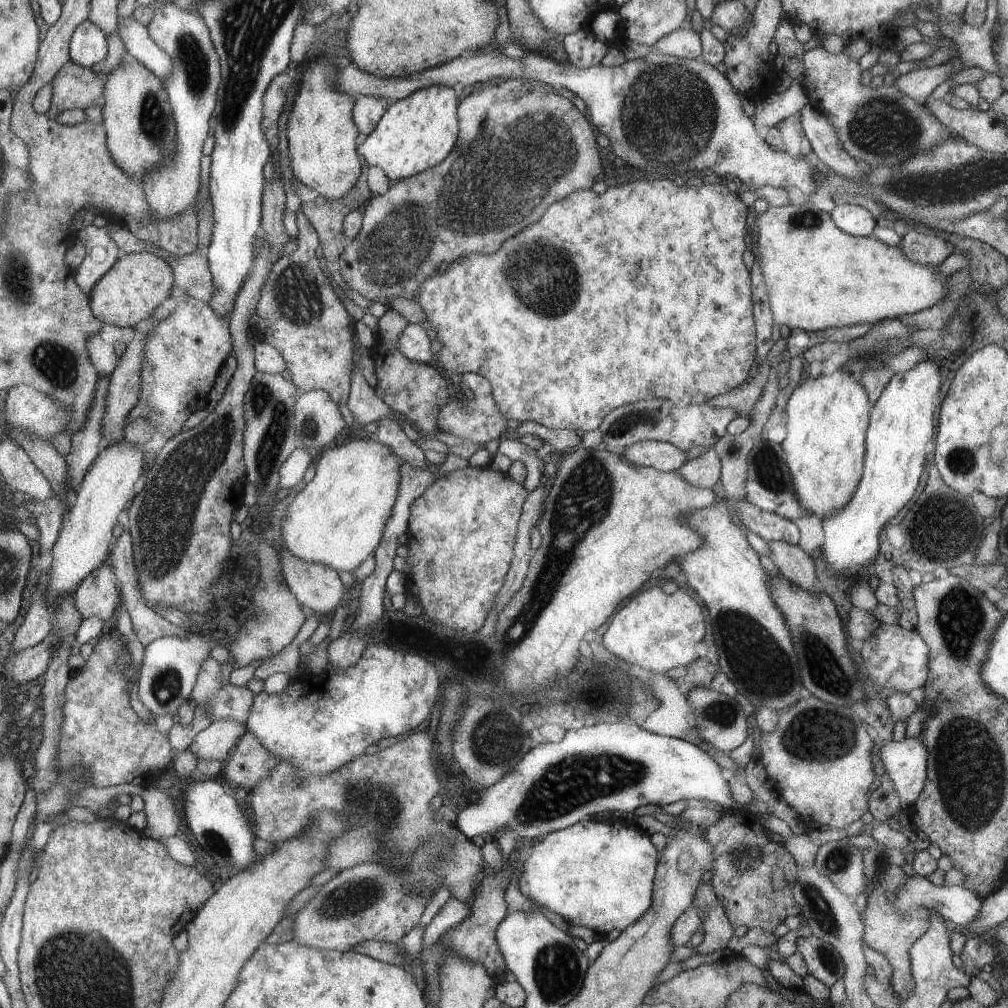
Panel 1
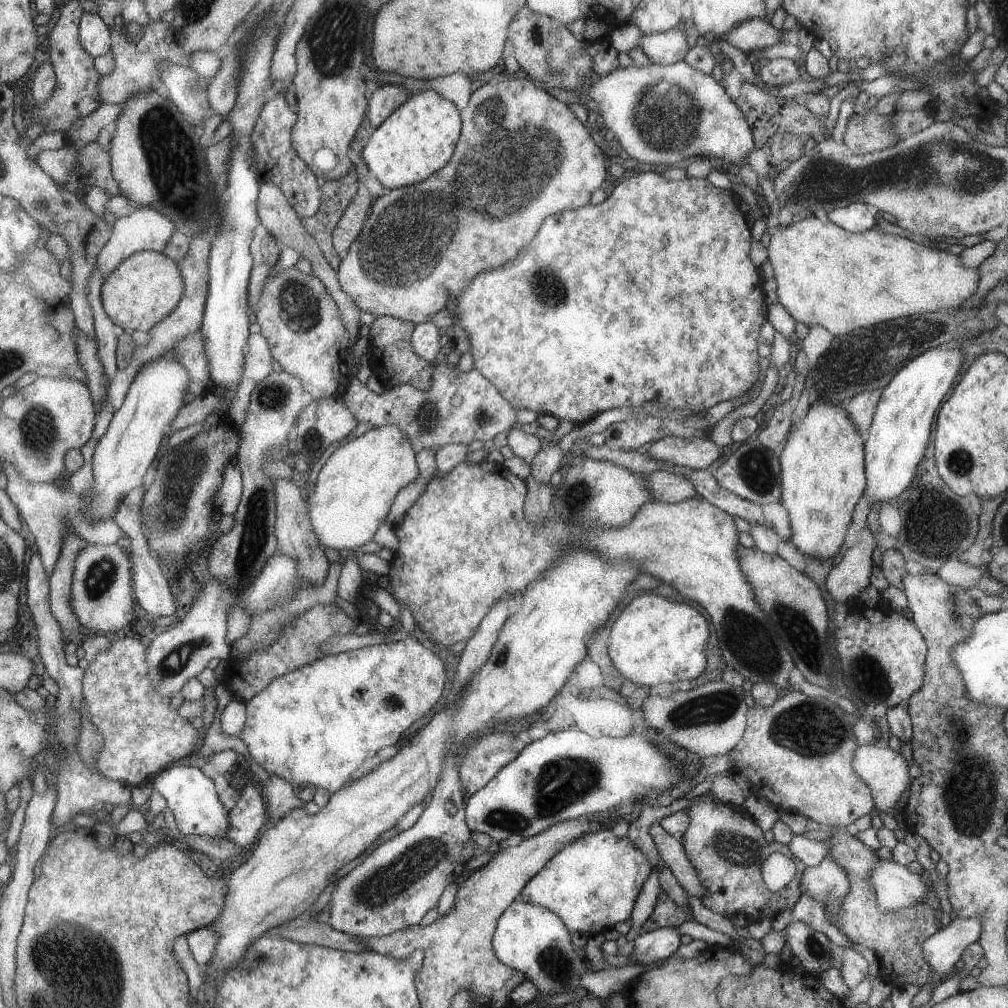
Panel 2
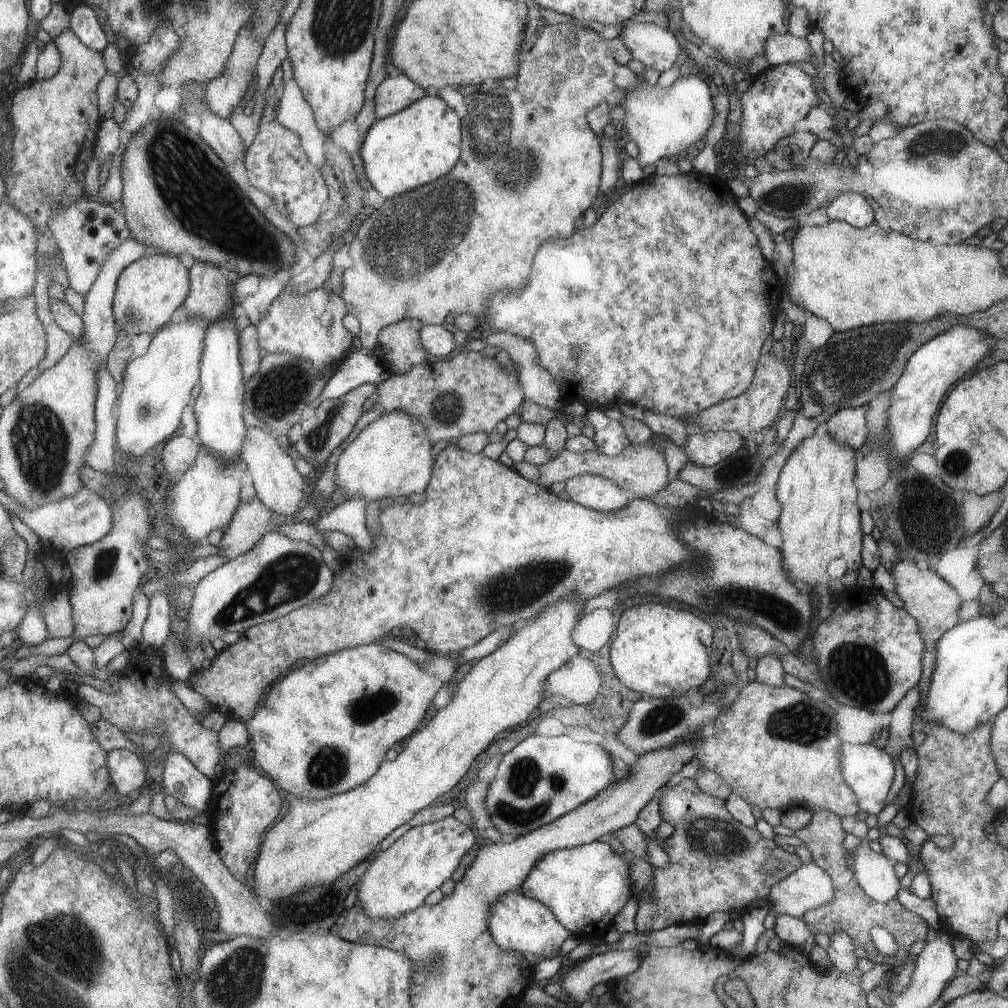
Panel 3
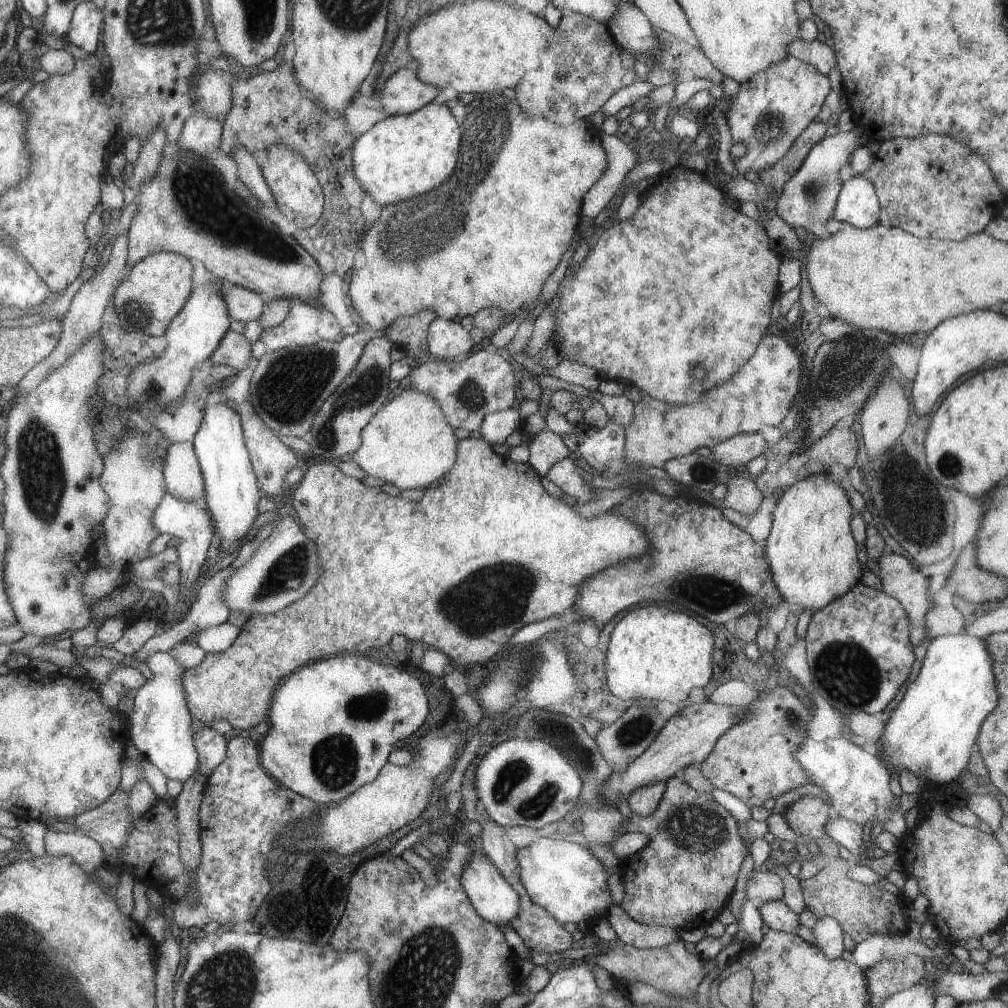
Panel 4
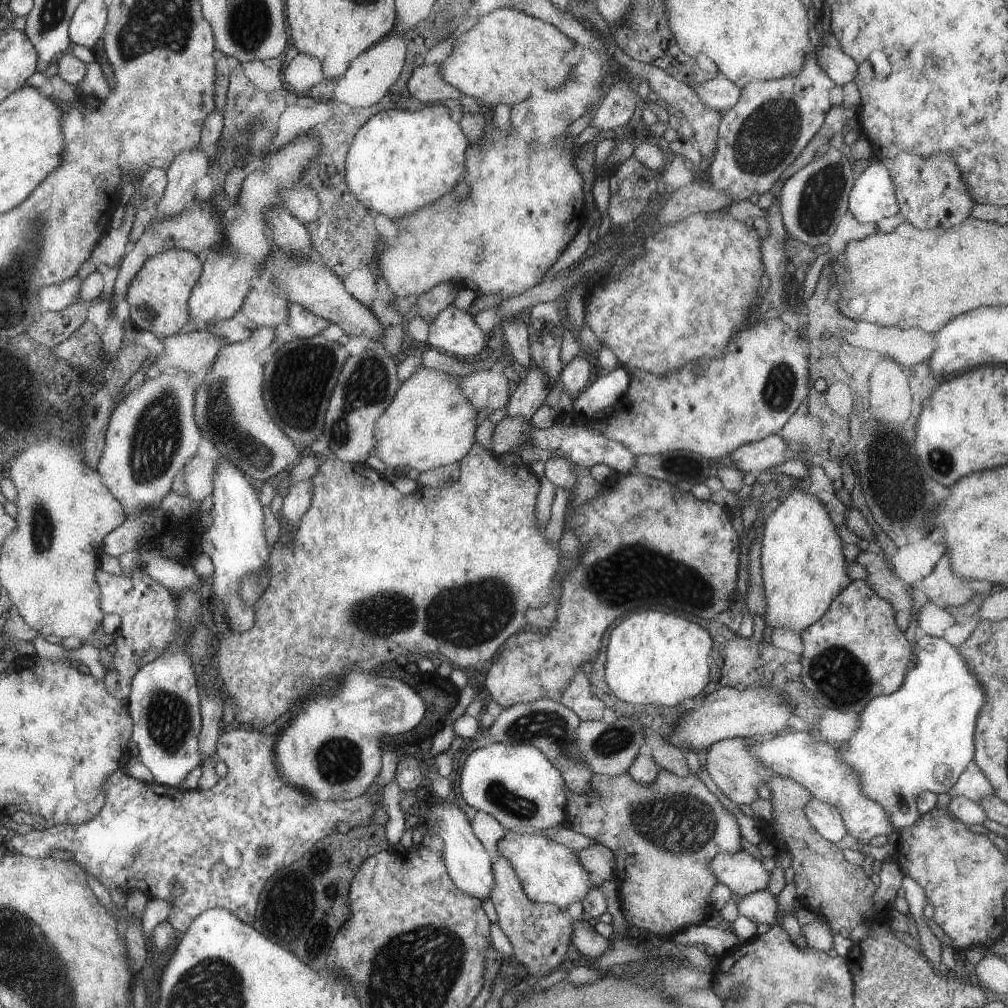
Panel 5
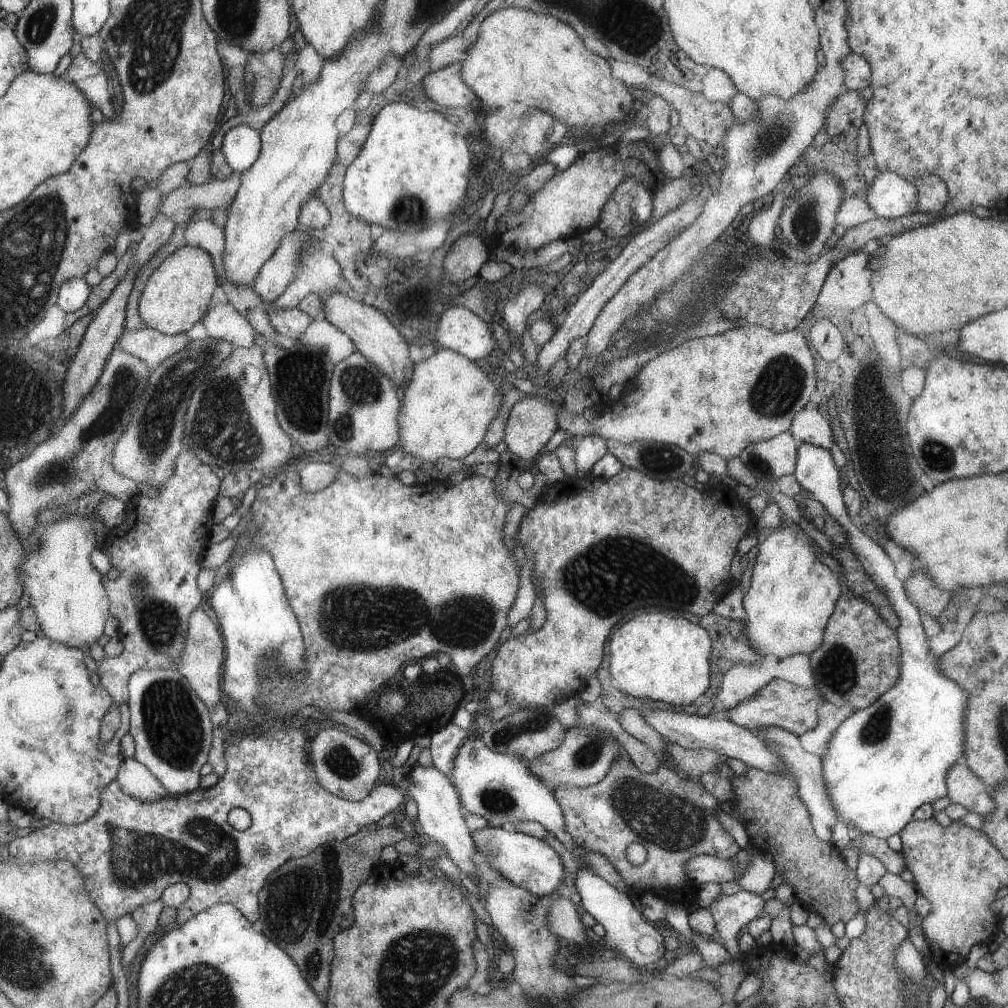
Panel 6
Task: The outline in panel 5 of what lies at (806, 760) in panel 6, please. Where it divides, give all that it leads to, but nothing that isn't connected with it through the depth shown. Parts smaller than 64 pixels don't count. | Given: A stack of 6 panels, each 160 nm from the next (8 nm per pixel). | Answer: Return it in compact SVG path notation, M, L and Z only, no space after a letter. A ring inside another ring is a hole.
M811 797L805 803L804 813L821 838L827 839L829 842L835 843L846 834L842 816L830 804Z

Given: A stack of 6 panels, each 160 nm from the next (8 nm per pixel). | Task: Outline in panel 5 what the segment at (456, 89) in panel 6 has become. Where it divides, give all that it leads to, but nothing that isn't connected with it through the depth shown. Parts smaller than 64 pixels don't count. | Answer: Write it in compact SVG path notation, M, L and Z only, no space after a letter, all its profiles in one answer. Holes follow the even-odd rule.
M437 64L420 65L412 69L411 76L402 89L404 97L415 98L425 105L443 104L444 101L457 99L459 91L441 80Z

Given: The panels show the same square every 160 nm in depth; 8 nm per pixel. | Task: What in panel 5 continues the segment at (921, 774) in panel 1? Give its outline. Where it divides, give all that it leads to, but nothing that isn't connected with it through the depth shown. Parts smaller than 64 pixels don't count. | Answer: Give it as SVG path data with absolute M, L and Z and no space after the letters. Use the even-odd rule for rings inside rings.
M787 732L770 739L751 741L748 751L757 762L776 772L779 777L787 777L798 782L812 797L837 809L842 816L846 834L850 834L856 840L850 847L851 850L859 851L859 848L868 844L869 839L875 835L887 837L890 832L899 832L899 829L890 823L886 810L860 793L858 774L838 758L837 749L833 749L833 752L827 755L818 753L808 746L807 732Z

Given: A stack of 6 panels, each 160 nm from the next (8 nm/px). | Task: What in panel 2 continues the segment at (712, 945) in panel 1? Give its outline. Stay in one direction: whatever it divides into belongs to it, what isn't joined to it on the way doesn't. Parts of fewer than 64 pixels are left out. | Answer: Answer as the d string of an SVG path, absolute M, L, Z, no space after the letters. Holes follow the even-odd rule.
M658 822L649 825L648 833L652 838L658 856L673 873L675 880L682 886L682 889L699 899L704 898L704 888L697 878L694 866L685 856L678 836L665 832Z

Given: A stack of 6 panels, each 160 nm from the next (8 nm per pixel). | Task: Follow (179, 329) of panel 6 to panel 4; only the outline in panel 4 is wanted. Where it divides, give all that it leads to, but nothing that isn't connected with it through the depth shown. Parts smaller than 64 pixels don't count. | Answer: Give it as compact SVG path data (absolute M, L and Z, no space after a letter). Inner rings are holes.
M164 251L148 254L148 257L137 262L127 279L121 282L114 298L118 324L123 330L147 338L161 337L165 333L165 330L171 325L172 319L176 317L179 310L183 309L183 304L188 301L189 290L191 290L191 264L189 262L185 256Z

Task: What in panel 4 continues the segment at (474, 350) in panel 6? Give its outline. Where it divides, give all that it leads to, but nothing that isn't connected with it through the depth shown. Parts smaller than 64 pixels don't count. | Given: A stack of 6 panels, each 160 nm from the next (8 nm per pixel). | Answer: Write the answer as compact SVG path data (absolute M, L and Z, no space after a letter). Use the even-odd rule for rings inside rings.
M436 318L429 324L426 346L429 357L446 359L469 354L472 351L473 342L469 338L469 332L461 326L460 322Z

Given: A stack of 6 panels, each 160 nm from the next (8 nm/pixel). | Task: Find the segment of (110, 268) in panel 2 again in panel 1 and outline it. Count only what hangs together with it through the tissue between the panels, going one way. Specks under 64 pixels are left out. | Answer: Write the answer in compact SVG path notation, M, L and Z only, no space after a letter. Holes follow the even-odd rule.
M172 2L164 4L163 8L156 8L151 20L145 28L151 40L155 41L163 52L171 57L172 69L170 76L163 81L164 89L168 93L173 110L174 123L176 124L176 153L166 163L165 167L157 167L144 176L144 194L147 196L150 215L148 220L153 223L158 221L169 221L177 217L195 202L197 188L199 188L199 158L201 158L201 146L209 130L209 116L214 112L216 106L216 90L220 86L220 59L212 45L211 32L208 25L201 18L199 12L190 13L188 10L177 8Z

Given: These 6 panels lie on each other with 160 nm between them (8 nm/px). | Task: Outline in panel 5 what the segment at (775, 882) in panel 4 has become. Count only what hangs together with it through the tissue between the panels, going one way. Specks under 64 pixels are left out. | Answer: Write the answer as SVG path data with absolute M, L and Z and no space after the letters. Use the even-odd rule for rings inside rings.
M743 850L735 854L719 853L708 862L708 869L719 883L723 883L738 898L768 887L769 872L761 861Z

